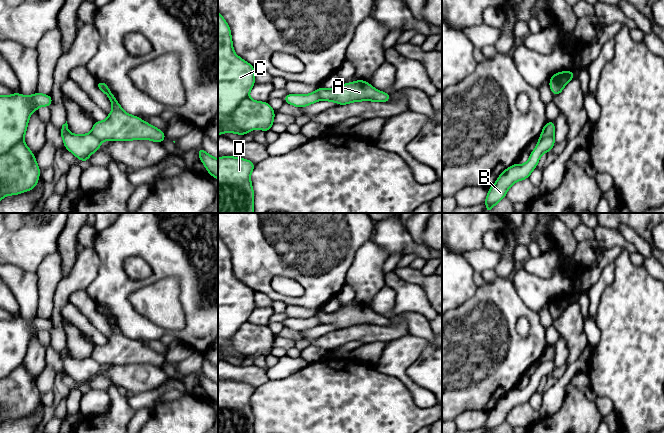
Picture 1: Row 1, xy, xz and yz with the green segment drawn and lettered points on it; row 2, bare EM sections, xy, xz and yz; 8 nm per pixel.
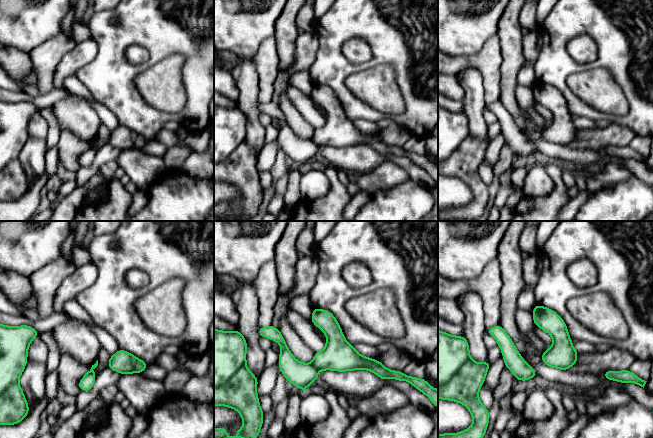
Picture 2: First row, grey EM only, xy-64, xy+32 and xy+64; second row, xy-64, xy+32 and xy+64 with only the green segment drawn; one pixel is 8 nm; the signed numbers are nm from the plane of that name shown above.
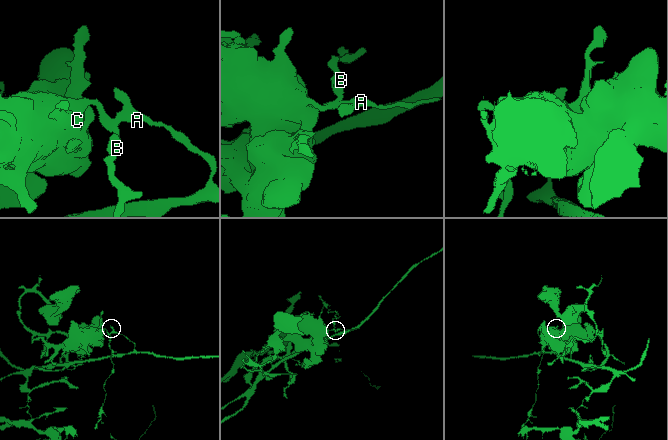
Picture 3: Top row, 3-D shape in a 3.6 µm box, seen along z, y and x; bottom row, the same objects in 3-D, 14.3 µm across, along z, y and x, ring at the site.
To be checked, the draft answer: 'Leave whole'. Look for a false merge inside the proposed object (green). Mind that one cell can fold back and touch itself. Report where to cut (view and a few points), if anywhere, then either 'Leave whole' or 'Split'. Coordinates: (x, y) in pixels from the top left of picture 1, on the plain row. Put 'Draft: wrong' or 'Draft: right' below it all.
Split along yz (552, 359), (540, 361). Split
Draft: wrong

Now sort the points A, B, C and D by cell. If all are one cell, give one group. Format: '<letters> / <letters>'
A / B C D

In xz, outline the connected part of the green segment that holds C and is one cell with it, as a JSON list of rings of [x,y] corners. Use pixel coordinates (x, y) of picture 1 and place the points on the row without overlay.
[[[218,235],[218,359],[231,356],[244,360],[256,352],[270,355],[275,335],[268,326],[248,321],[255,308],[254,294],[251,288],[234,277],[230,251]]]

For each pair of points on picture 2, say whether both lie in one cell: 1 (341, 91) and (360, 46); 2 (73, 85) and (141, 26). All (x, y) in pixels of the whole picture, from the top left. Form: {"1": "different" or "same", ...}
{"1": "different", "2": "different"}

